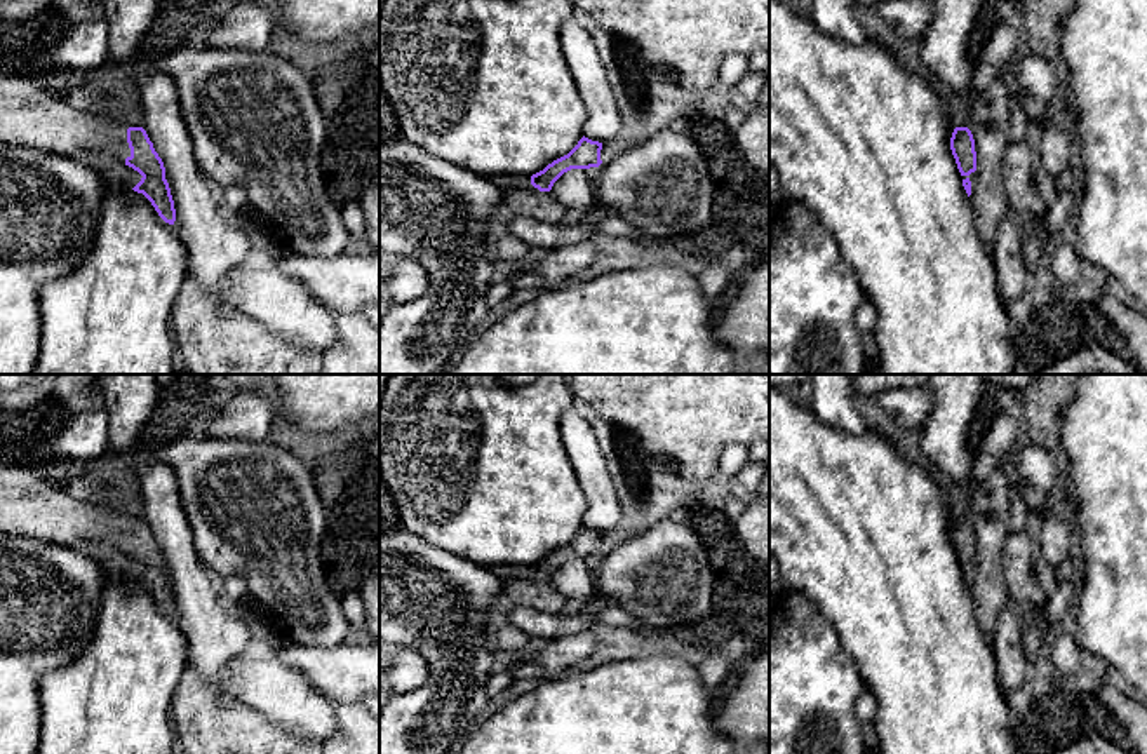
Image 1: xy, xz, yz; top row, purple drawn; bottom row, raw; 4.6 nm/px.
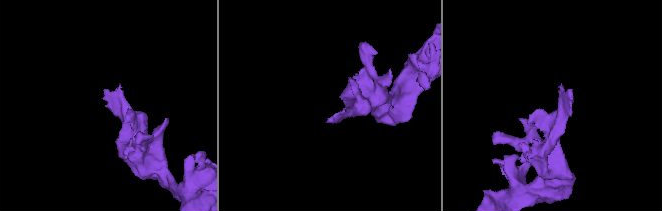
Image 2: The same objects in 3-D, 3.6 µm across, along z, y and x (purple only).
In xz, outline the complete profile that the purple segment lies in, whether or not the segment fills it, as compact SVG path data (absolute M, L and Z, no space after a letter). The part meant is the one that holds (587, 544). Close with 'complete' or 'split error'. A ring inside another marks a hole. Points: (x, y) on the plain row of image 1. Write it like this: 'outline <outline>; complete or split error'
outline M581 528L578 535L564 547L548 554L543 561L533 566L494 566L491 571L503 582L508 580L531 580L550 582L553 573L571 559L599 557L602 533Z; split error

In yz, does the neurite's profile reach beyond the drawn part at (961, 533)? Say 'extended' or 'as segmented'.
extended

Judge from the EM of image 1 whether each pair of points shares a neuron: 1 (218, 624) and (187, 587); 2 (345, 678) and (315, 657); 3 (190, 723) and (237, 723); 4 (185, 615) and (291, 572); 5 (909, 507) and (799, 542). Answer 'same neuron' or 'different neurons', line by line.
1: same neuron
2: same neuron
3: same neuron
4: different neurons
5: same neuron

